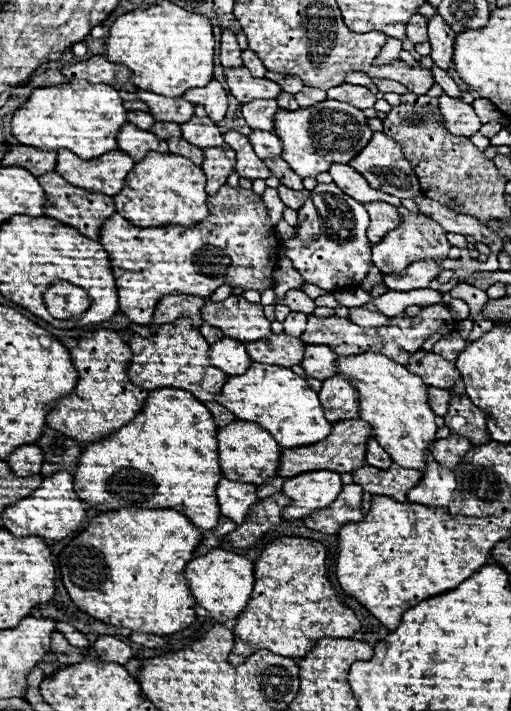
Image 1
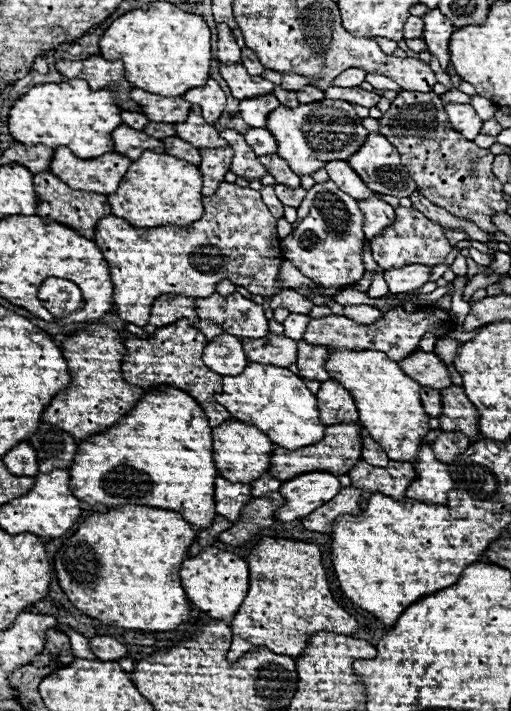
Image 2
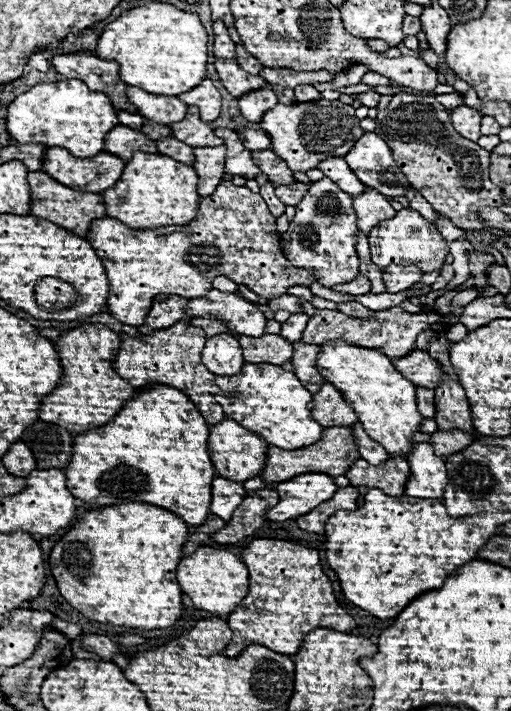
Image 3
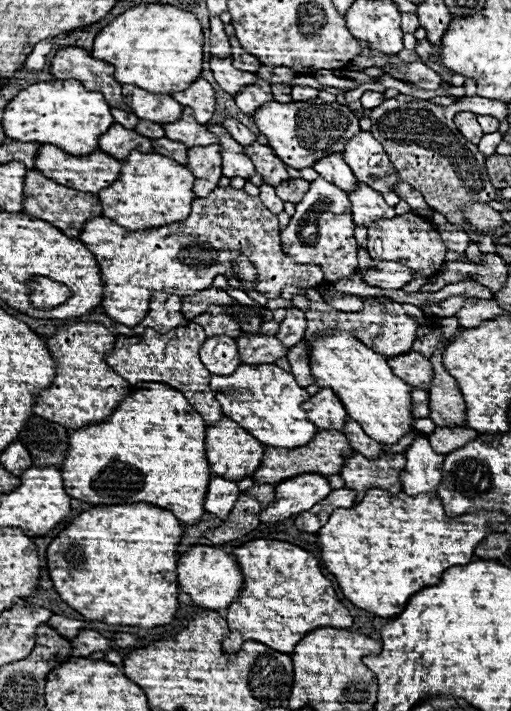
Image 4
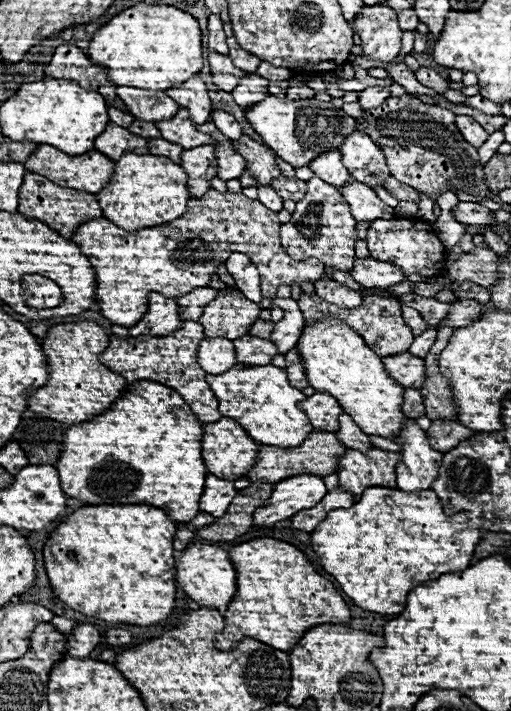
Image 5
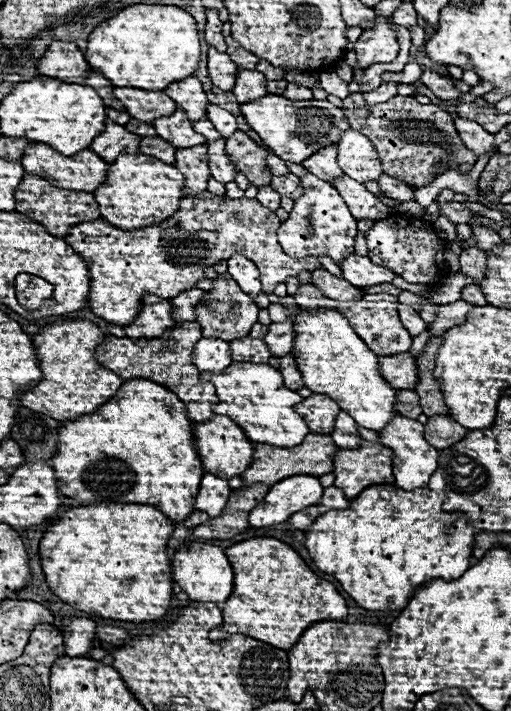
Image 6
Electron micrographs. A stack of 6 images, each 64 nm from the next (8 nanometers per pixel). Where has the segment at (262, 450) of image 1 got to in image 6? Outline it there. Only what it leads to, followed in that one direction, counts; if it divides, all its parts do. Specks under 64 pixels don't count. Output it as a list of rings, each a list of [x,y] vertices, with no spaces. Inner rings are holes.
[[[214,416],[208,422],[196,424],[196,448],[200,454],[200,460],[204,464],[204,470],[210,474],[216,474],[224,480],[236,478],[238,474],[242,474],[250,462],[252,462],[252,452],[254,452],[254,444],[248,440],[248,436],[242,432],[242,428],[232,422],[226,416]]]

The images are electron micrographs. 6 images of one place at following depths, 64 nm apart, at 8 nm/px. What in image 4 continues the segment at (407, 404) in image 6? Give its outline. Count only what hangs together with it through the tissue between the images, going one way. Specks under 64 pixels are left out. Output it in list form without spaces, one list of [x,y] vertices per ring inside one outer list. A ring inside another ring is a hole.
[[[412,388],[412,410],[416,410],[416,418],[428,418],[430,400],[428,400],[428,392],[426,390]]]

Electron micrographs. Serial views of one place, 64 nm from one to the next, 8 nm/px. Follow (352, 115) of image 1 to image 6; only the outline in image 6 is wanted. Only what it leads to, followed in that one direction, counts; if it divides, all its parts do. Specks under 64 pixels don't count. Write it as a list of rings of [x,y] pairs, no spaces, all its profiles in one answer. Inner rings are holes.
[[[268,94],[260,98],[260,102],[248,102],[240,106],[246,122],[262,142],[282,160],[302,164],[306,158],[316,154],[318,150],[336,144],[340,140],[340,134],[350,130],[350,124],[342,112],[342,108],[336,108],[334,104],[326,100],[288,100],[284,96]],[[300,126],[300,132],[298,132]]]

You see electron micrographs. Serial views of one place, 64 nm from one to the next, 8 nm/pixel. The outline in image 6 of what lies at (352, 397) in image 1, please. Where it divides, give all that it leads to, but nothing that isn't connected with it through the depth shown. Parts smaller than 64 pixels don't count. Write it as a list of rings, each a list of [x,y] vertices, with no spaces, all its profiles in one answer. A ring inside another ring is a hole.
[[[312,394],[310,398],[304,398],[300,404],[296,404],[296,412],[304,414],[310,432],[332,434],[340,408],[332,398],[326,398],[324,394]]]

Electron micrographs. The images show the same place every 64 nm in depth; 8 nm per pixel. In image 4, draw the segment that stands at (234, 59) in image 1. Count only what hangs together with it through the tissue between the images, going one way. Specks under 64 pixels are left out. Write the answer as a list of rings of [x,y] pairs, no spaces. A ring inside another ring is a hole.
[[[210,18],[210,52],[220,58],[230,58],[230,42],[220,18]]]

